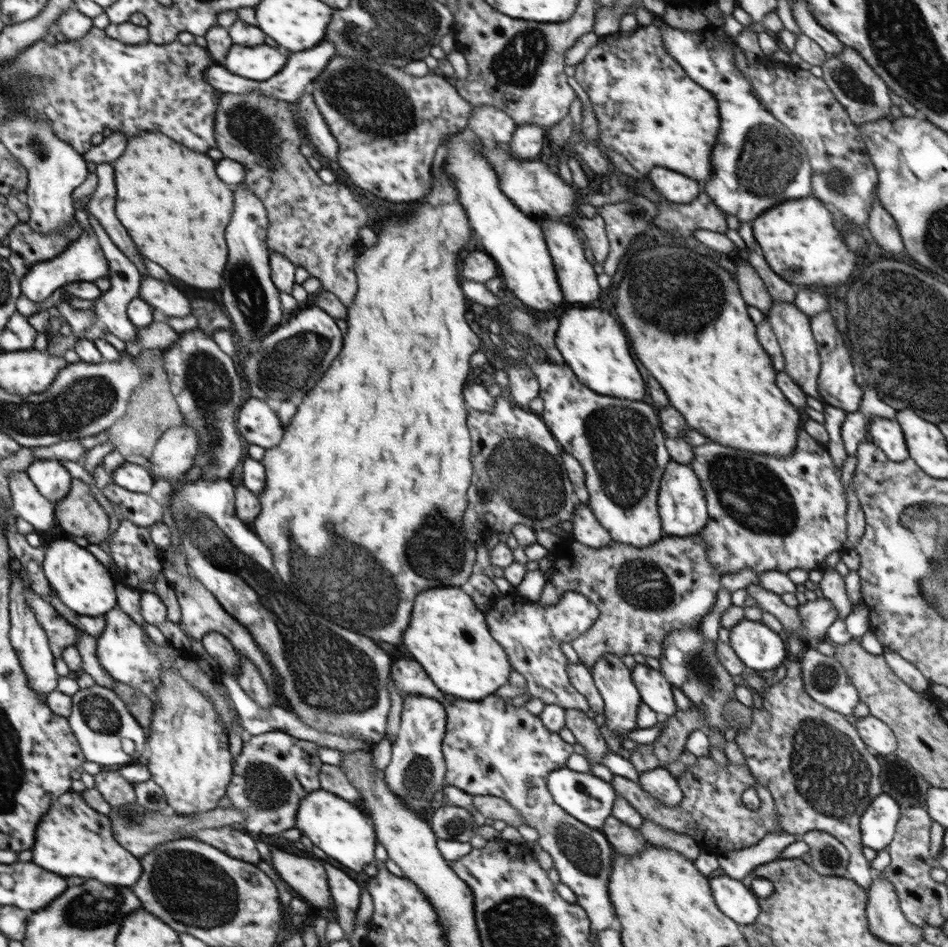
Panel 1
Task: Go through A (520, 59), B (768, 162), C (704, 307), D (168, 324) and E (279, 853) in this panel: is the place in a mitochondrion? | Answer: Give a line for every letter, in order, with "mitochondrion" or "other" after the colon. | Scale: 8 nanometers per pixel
A: mitochondrion
B: mitochondrion
C: mitochondrion
D: other
E: other

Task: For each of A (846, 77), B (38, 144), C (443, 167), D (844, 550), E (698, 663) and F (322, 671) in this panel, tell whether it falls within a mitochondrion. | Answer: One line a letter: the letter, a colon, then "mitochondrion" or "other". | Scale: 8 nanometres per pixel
A: mitochondrion
B: mitochondrion
C: other
D: other
E: mitochondrion
F: mitochondrion

